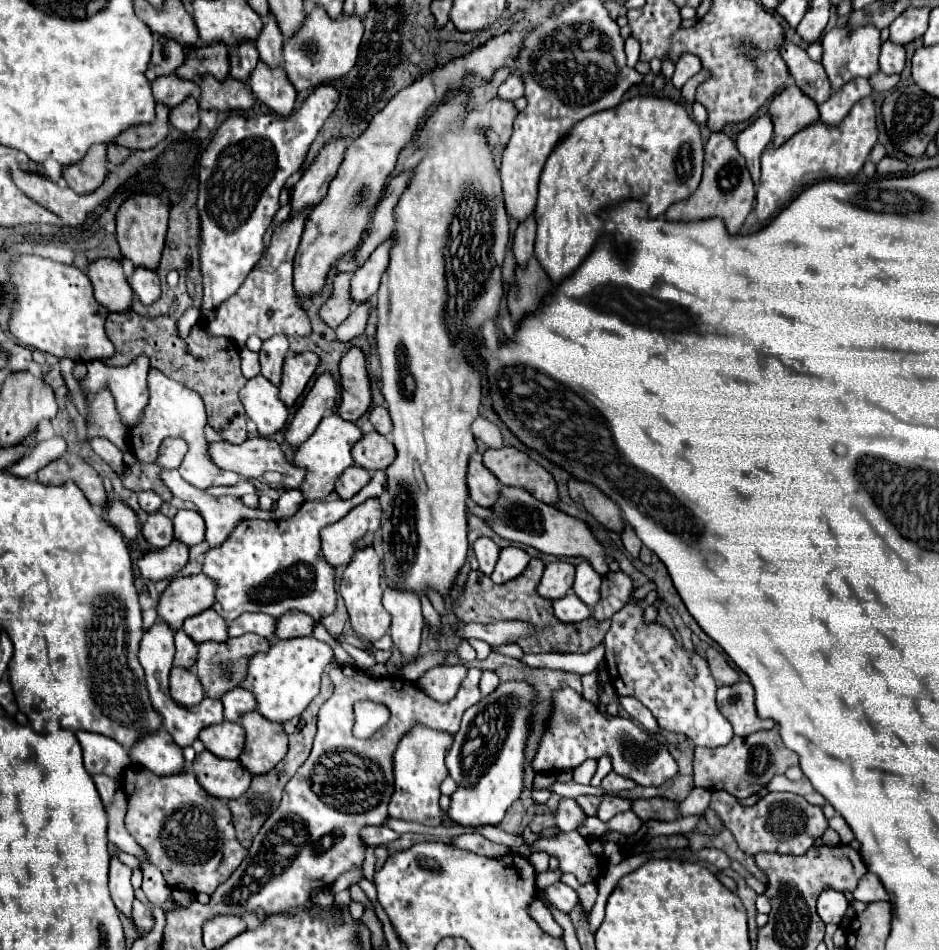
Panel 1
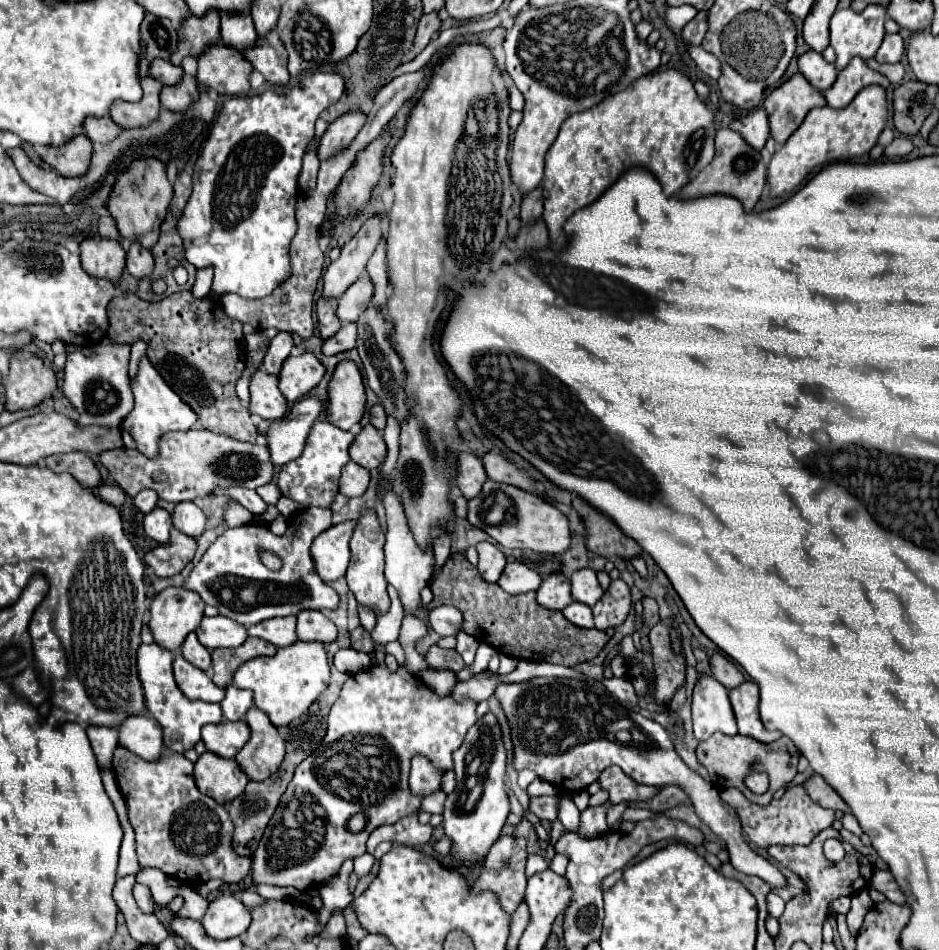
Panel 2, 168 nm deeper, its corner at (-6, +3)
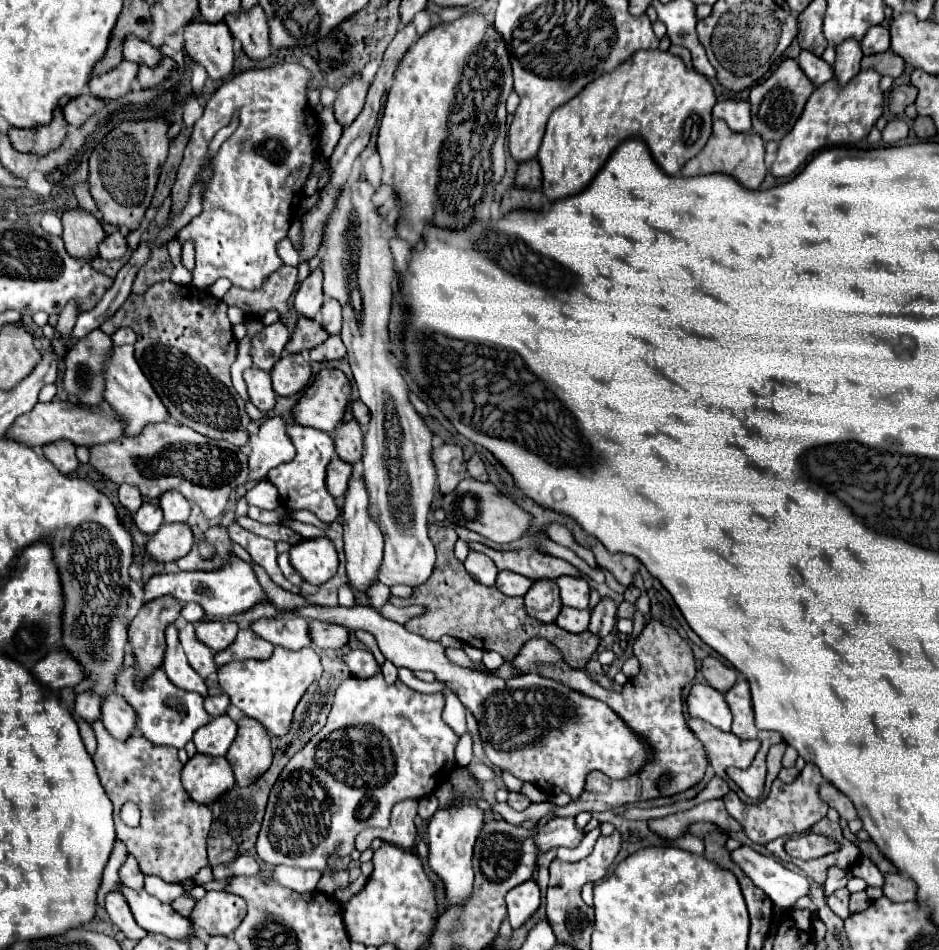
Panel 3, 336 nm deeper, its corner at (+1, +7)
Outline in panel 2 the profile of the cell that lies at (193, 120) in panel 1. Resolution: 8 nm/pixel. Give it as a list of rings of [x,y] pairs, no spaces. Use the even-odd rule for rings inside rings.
[[[184,74],[182,80],[174,86],[162,86],[162,92],[160,92],[162,108],[168,108],[172,112],[184,112],[196,100],[198,100],[196,78],[188,74]]]

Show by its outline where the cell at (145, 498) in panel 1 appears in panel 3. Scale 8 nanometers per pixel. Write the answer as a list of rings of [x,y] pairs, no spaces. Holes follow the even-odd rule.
[[[123,484],[123,486],[119,486],[119,502],[121,502],[131,514],[135,514],[135,512],[139,510],[139,506],[143,504],[143,496],[141,496],[141,492],[139,492],[135,486]]]

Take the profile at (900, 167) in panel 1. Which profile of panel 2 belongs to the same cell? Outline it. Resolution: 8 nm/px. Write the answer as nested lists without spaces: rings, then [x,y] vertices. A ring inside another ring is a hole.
[[[896,136],[884,148],[884,156],[886,158],[906,158],[910,152],[912,152],[912,140],[908,136]]]

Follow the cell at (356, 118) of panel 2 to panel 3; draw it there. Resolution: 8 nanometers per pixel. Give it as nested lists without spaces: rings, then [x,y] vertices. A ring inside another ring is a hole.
[[[359,76],[351,78],[347,84],[343,84],[343,88],[339,90],[339,96],[333,104],[333,110],[335,110],[335,120],[345,128],[349,126],[357,116],[359,112],[363,110],[363,104],[365,104],[365,96],[367,96],[367,90],[369,86],[365,86]]]

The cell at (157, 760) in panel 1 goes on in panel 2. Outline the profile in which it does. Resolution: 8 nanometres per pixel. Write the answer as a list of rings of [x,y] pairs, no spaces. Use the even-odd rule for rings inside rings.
[[[150,714],[128,716],[118,728],[120,746],[144,760],[156,760],[162,754],[162,728]]]

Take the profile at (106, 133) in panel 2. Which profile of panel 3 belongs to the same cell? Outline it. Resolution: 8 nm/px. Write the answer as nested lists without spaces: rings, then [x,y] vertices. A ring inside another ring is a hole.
[[[83,94],[79,98],[73,98],[69,100],[65,106],[63,106],[63,114],[65,114],[65,120],[79,128],[79,124],[85,124],[97,110],[101,110],[105,106],[105,102],[101,98],[95,98],[91,94]]]

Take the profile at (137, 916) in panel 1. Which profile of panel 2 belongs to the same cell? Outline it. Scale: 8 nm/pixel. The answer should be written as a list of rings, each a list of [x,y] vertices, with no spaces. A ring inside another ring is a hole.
[[[136,882],[132,890],[134,890],[134,898],[136,898],[140,910],[142,910],[142,912],[154,912],[156,904],[154,904],[154,898],[152,898],[152,894],[150,894],[150,888],[144,886],[144,884],[140,884],[140,882]]]

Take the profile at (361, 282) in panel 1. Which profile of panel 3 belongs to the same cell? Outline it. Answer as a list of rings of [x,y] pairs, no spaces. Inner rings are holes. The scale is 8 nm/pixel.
[[[325,300],[323,308],[321,308],[321,322],[323,322],[323,328],[329,334],[339,334],[341,332],[341,324],[343,324],[341,310],[343,308],[337,300]]]

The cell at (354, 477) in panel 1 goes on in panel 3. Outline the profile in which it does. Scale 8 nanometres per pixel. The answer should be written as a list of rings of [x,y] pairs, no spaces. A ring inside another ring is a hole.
[[[335,456],[329,466],[327,466],[327,488],[331,492],[331,496],[343,496],[347,492],[347,484],[349,484],[349,478],[353,474],[353,466],[339,460],[339,456]]]

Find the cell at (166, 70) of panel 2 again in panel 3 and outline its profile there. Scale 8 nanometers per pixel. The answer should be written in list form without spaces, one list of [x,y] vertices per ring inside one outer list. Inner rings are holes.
[[[127,36],[123,44],[123,58],[135,64],[147,64],[149,68],[153,68],[155,64],[159,64],[159,60],[163,60],[163,54],[157,48],[153,48],[149,42],[139,40],[135,36]]]

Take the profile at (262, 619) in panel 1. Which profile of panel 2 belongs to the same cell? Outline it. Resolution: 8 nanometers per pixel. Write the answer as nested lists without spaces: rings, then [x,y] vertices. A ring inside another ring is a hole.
[[[280,616],[280,618],[274,618],[274,620],[262,620],[262,624],[250,626],[248,634],[272,642],[276,648],[296,644],[298,642],[296,616]]]

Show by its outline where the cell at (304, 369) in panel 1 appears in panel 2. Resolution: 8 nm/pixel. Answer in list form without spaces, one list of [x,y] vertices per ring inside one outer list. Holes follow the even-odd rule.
[[[304,352],[302,356],[290,356],[282,364],[278,388],[286,396],[286,400],[296,402],[302,396],[306,396],[312,388],[316,388],[322,376],[324,376],[324,366],[318,362],[314,354]]]

